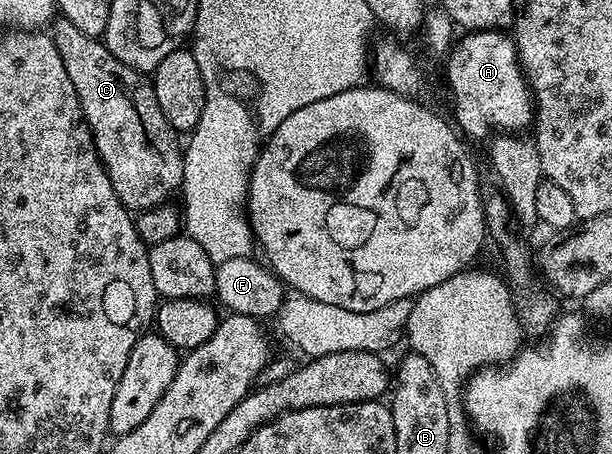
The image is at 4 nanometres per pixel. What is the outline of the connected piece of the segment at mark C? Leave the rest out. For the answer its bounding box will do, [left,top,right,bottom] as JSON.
[52,17,184,213]

